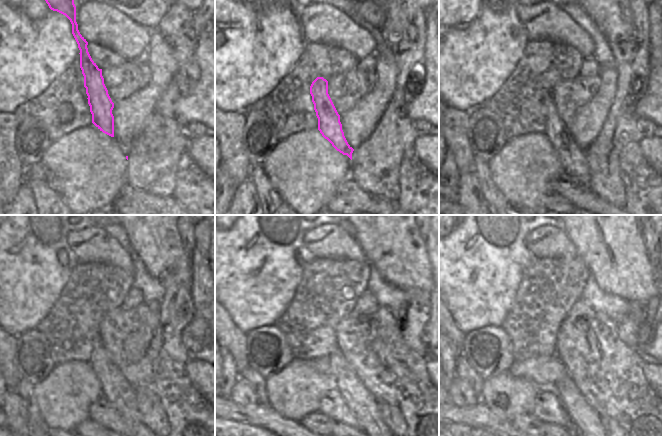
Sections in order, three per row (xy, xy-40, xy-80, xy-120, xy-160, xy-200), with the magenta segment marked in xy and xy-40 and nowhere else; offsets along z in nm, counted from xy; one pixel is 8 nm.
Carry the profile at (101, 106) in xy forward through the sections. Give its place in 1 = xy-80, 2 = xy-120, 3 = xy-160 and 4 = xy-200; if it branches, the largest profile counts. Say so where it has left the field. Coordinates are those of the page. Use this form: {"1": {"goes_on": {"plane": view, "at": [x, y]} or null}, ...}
{"1": {"goes_on": {"plane": "xy-80", "at": [573, 161]}}, "2": {"goes_on": {"plane": "xy-120", "at": [116, 387]}}, "3": {"goes_on": {"plane": "xy-160", "at": [347, 390]}}, "4": {"goes_on": {"plane": "xy-200", "at": [584, 418]}}}

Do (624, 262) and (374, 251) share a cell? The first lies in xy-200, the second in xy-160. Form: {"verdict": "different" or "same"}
{"verdict": "same"}

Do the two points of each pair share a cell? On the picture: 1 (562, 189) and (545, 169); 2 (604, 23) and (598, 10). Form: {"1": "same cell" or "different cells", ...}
{"1": "different cells", "2": "same cell"}

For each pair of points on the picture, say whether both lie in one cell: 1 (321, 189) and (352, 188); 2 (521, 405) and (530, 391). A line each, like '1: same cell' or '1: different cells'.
1: different cells
2: same cell

